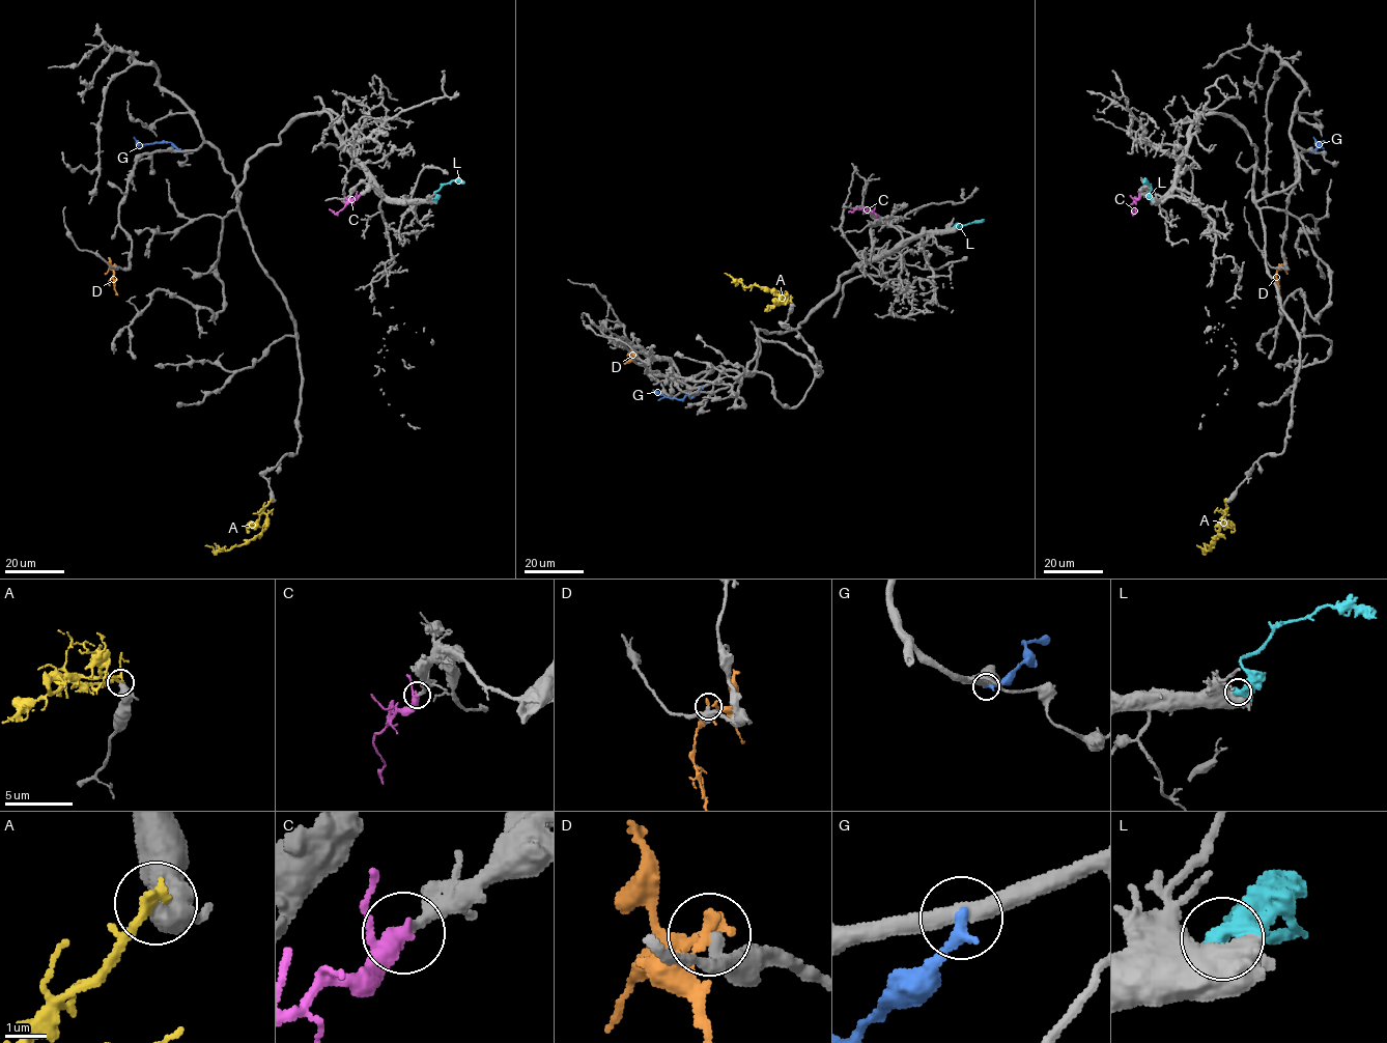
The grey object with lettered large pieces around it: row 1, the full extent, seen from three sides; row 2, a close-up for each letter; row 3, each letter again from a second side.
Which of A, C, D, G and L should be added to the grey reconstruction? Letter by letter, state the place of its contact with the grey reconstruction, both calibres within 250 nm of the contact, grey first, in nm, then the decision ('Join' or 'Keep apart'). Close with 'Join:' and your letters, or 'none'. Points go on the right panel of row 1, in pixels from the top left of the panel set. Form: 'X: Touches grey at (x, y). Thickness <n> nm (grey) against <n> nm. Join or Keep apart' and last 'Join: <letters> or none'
A: Touches grey at (1225, 500). Thickness 480 nm (grey) against 300 nm. Keep apart
C: Touches grey at (1140, 196). Thickness 260 nm (grey) against 360 nm. Join
D: Touches grey at (1279, 265). Thickness 320 nm (grey) against 240 nm. Keep apart
G: Touches grey at (1310, 151). Thickness 380 nm (grey) against 280 nm. Keep apart
L: Touches grey at (1152, 199). Thickness 800 nm (grey) against 600 nm. Keep apart
Join: C

